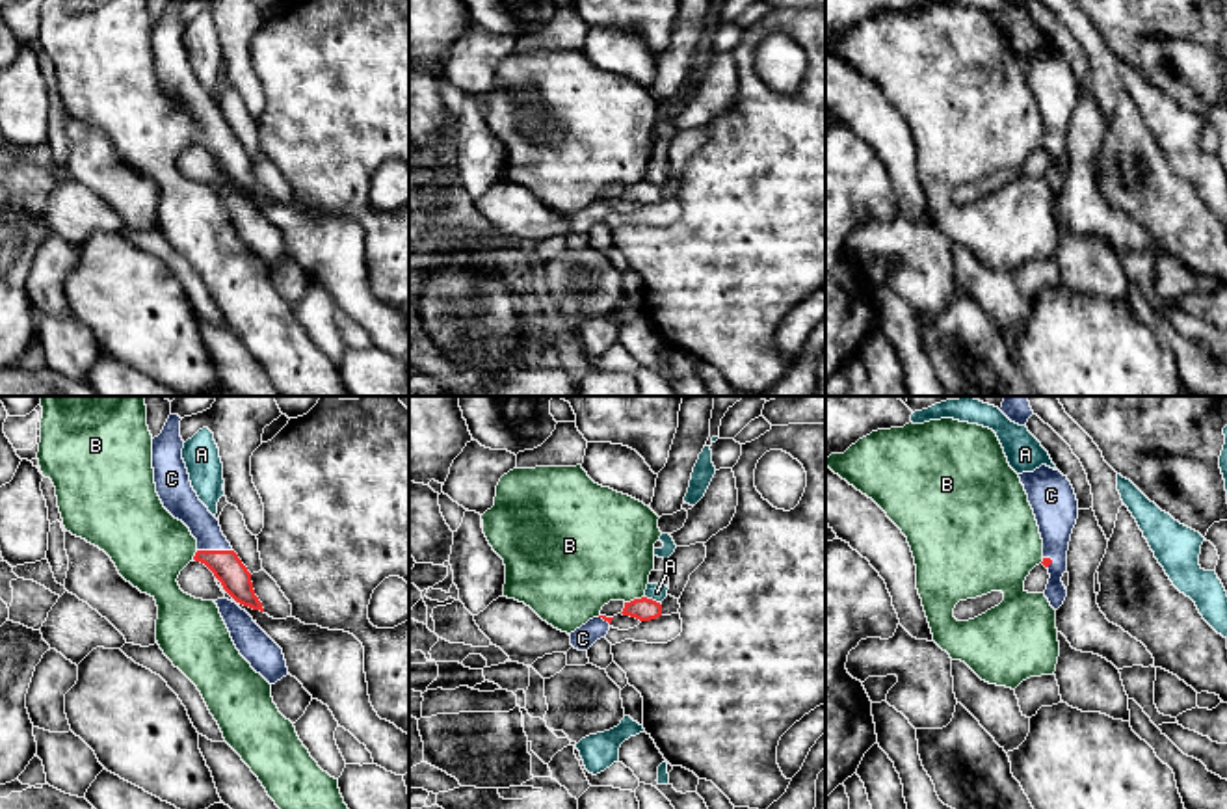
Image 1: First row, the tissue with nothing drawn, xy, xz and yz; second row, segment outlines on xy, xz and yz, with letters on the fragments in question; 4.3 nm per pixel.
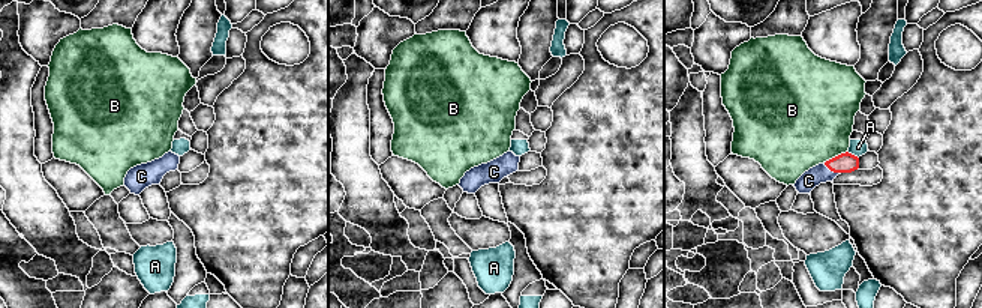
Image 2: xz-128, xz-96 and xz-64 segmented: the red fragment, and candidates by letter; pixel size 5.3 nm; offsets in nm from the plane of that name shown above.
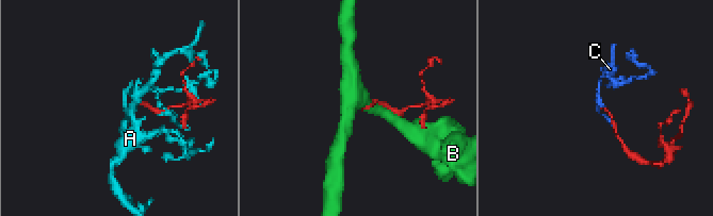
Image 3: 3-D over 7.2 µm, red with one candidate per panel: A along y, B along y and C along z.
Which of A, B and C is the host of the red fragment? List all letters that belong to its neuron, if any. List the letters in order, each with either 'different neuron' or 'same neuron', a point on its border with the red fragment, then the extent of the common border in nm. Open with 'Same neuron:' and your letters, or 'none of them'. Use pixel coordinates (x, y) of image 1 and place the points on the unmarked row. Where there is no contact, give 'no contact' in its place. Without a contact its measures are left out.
Same neuron: C
A: different neuron; meets red in xz at (651, 183); contact 70 nm long
B: different neuron; meets red in xz at (634, 183); contact 90 nm long
C: same neuron; meets red in xy at (214, 134); contact 150 nm long

